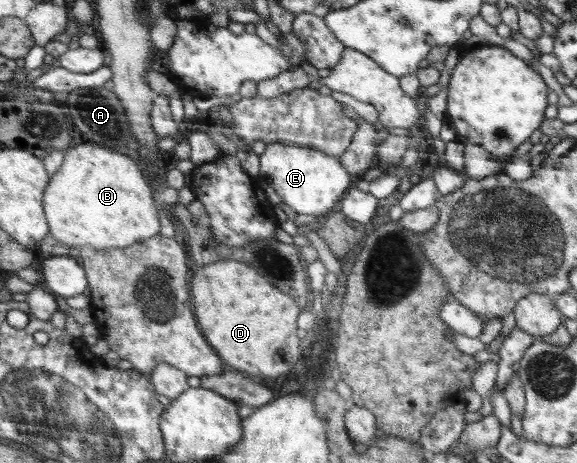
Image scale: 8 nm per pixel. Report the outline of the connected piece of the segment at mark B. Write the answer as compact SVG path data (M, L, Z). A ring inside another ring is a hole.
M81 144L79 148L66 152L63 165L52 176L50 188L47 188L46 214L51 224L51 236L69 248L80 250L85 246L103 250L130 247L155 237L155 234L159 235L161 228L153 192L133 156L97 144Z

